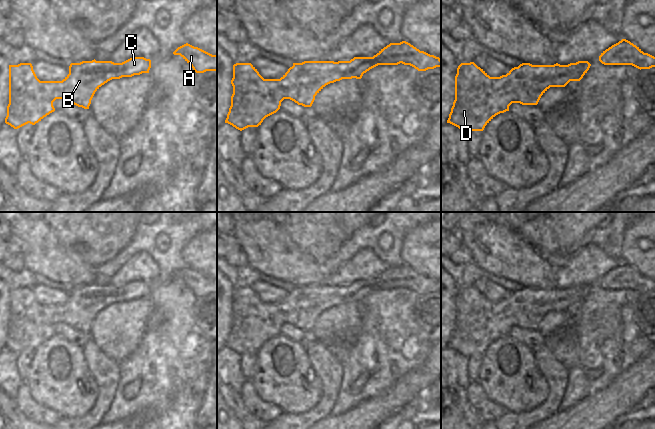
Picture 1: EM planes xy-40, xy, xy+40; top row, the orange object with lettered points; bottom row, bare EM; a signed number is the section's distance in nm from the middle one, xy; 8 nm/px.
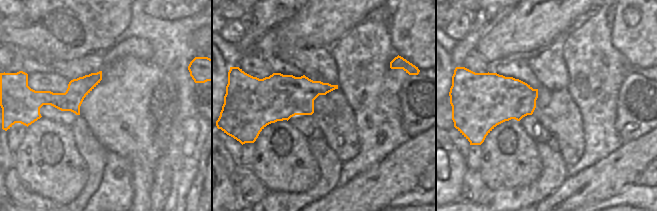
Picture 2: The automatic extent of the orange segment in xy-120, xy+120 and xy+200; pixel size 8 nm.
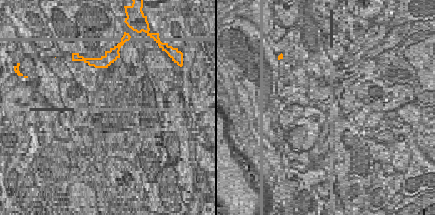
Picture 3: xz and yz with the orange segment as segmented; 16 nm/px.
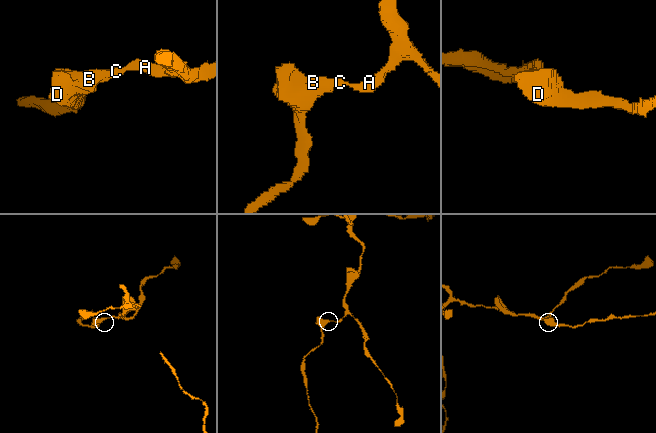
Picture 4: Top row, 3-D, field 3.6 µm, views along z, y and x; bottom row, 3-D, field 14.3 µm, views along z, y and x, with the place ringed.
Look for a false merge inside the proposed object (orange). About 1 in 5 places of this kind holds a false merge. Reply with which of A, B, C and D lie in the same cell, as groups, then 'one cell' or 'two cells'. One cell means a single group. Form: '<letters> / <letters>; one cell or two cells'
A B C D; one cell

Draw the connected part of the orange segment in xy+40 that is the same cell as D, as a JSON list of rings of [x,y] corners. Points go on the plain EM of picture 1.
[[[578,285],[568,289],[522,287],[518,291],[512,292],[506,299],[490,301],[474,286],[461,287],[455,300],[455,324],[447,347],[466,357],[483,355],[496,339],[509,335],[512,327],[537,329],[541,320],[550,311],[565,311],[570,305],[580,305],[590,290],[588,285]]]

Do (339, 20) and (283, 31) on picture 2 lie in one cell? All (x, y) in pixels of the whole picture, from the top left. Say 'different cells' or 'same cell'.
same cell

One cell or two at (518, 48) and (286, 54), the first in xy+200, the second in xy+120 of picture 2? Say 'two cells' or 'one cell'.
two cells

